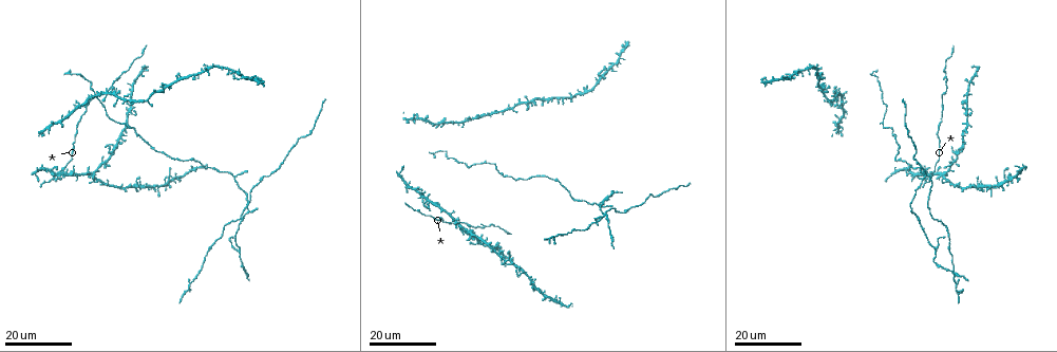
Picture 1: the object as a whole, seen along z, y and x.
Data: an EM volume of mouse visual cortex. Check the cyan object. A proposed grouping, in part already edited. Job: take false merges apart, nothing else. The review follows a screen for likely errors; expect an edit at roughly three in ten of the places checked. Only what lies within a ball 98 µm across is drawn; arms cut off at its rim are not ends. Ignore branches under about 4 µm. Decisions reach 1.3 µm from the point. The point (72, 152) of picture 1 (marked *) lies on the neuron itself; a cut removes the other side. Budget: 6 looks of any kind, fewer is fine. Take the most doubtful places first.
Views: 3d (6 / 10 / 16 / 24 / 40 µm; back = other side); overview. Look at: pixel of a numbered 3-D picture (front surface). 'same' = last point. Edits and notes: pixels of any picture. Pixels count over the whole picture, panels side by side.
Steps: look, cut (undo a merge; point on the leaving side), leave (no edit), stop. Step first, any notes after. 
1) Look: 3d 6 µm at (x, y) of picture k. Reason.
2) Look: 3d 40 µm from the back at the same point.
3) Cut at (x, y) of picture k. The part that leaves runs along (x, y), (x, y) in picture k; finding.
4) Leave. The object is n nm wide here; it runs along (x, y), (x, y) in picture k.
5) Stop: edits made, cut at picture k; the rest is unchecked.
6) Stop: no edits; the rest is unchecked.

Look: 3d 24 µm at (238, 252) of picture 1. Three-way junction.

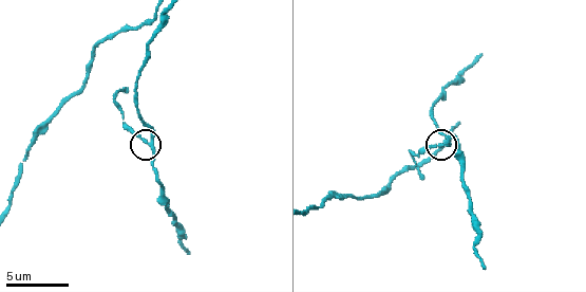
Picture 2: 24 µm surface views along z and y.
Look: 3d 10 µm at (441, 143) of picture 2. Closer look.

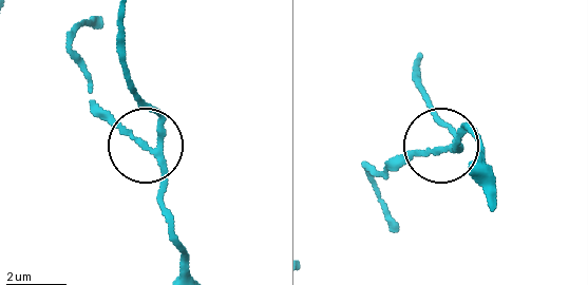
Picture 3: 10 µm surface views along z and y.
Leave. One neuron here.

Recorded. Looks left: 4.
Look: 3d 24 µm at (234, 179) of picture 1. Three-way junction.

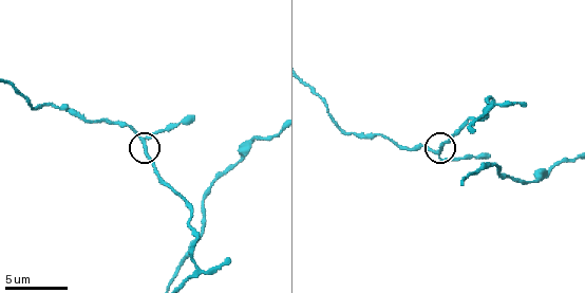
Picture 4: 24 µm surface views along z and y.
Look: 3d 10 µm at (437, 151) of picture 4.

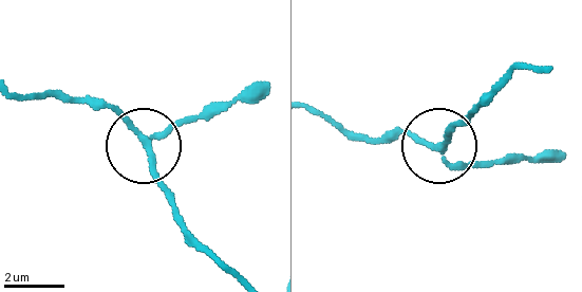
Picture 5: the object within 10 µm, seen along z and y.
Leave. 3 arms meet here; it runs along (312, 111), (365, 137), (411, 134), (464, 160), (506, 160) in picture 5; all the same neuron.

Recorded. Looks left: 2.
Look: 3d 24 µm at (159, 187) of picture 1. Four or more arms meet.

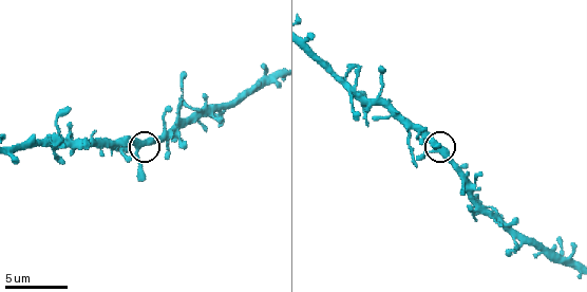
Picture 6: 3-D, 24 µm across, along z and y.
Look: 3d 6 µm at (138, 146) of picture 6. Zoom in.

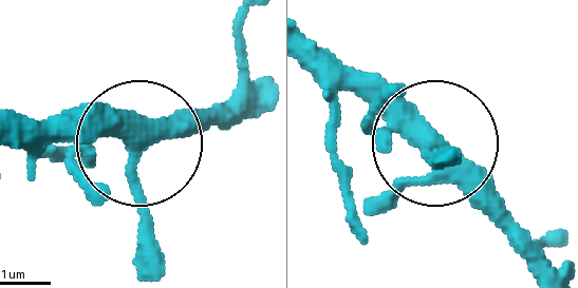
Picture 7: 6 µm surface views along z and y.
Leave. The side arm is 23 µm long; continuous, no second neuron.

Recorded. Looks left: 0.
Stop: no edits; the rest is unchecked.

